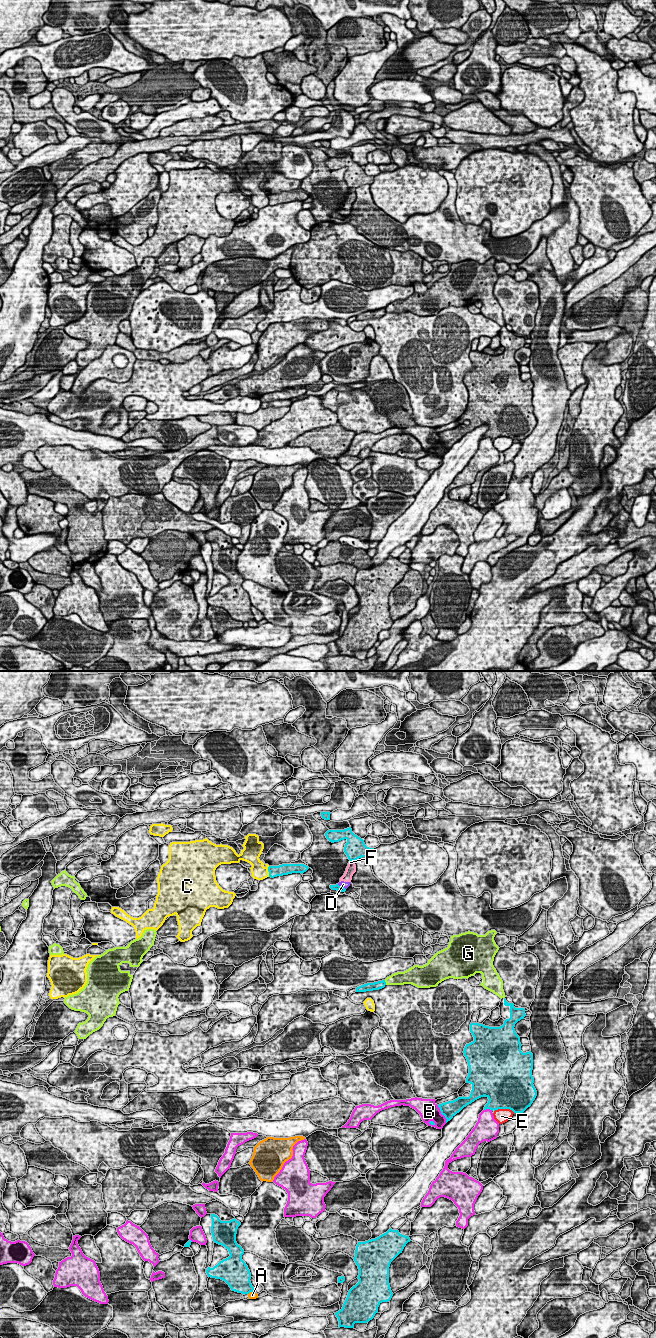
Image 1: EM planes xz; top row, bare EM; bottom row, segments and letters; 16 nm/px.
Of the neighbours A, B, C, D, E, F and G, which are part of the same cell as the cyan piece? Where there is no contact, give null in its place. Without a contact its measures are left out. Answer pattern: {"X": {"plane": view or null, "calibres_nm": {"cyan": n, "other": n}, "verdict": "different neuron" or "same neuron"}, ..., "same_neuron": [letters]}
{"A": {"plane": "xz", "calibres_nm": {"cyan": 360, "other": 130}, "verdict": "different neuron"}, "B": {"plane": "xz", "calibres_nm": {"cyan": 260, "other": 320}, "verdict": "different neuron"}, "C": {"plane": "xz", "calibres_nm": {"cyan": 190, "other": 240}, "verdict": "different neuron"}, "D": {"plane": "xz", "calibres_nm": {"cyan": 100, "other": 100}, "verdict": "different neuron"}, "E": {"plane": "xz", "calibres_nm": {"cyan": 500, "other": 220}, "verdict": "different neuron"}, "F": {"plane": "xz", "calibres_nm": {"cyan": 340, "other": 160}, "verdict": "different neuron"}, "G": {"plane": "xz", "calibres_nm": {"cyan": 130, "other": 220}, "verdict": "different neuron"}, "same_neuron": []}

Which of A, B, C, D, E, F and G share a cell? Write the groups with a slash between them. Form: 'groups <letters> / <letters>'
groups A / B / C / D F / E / G

